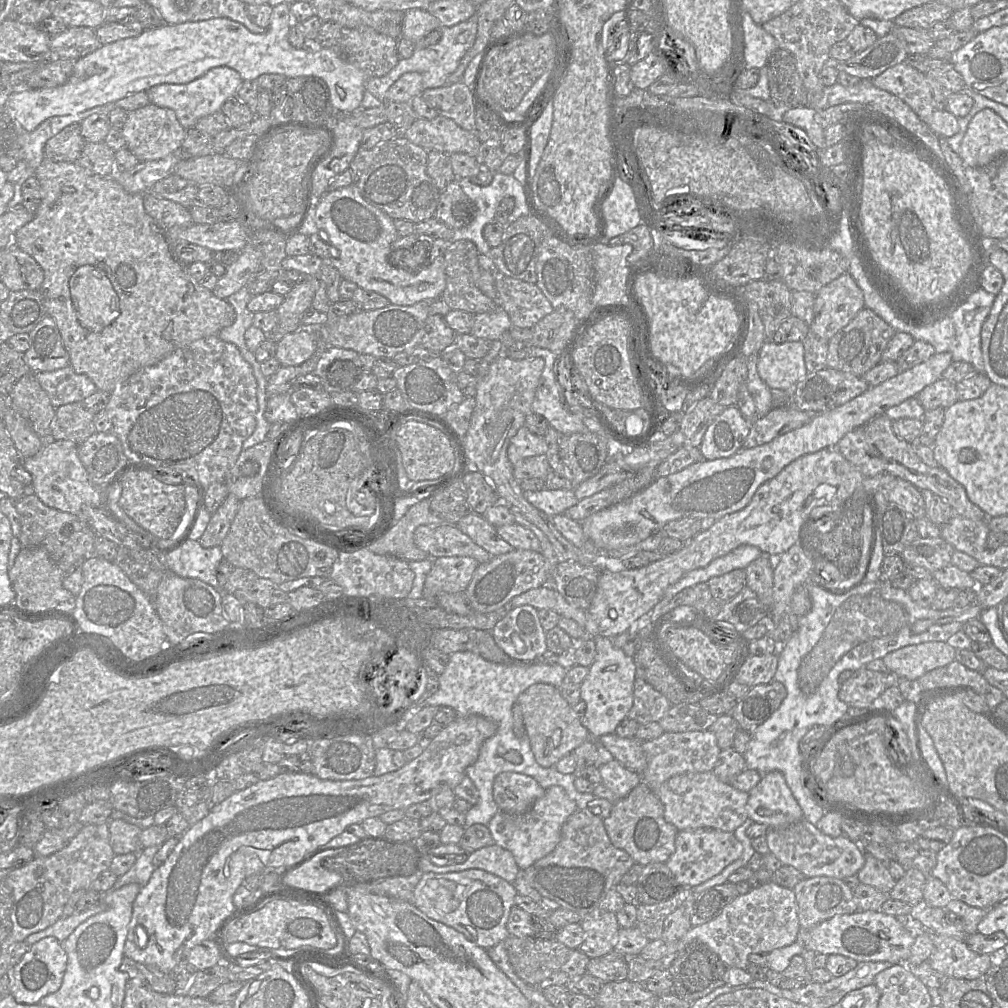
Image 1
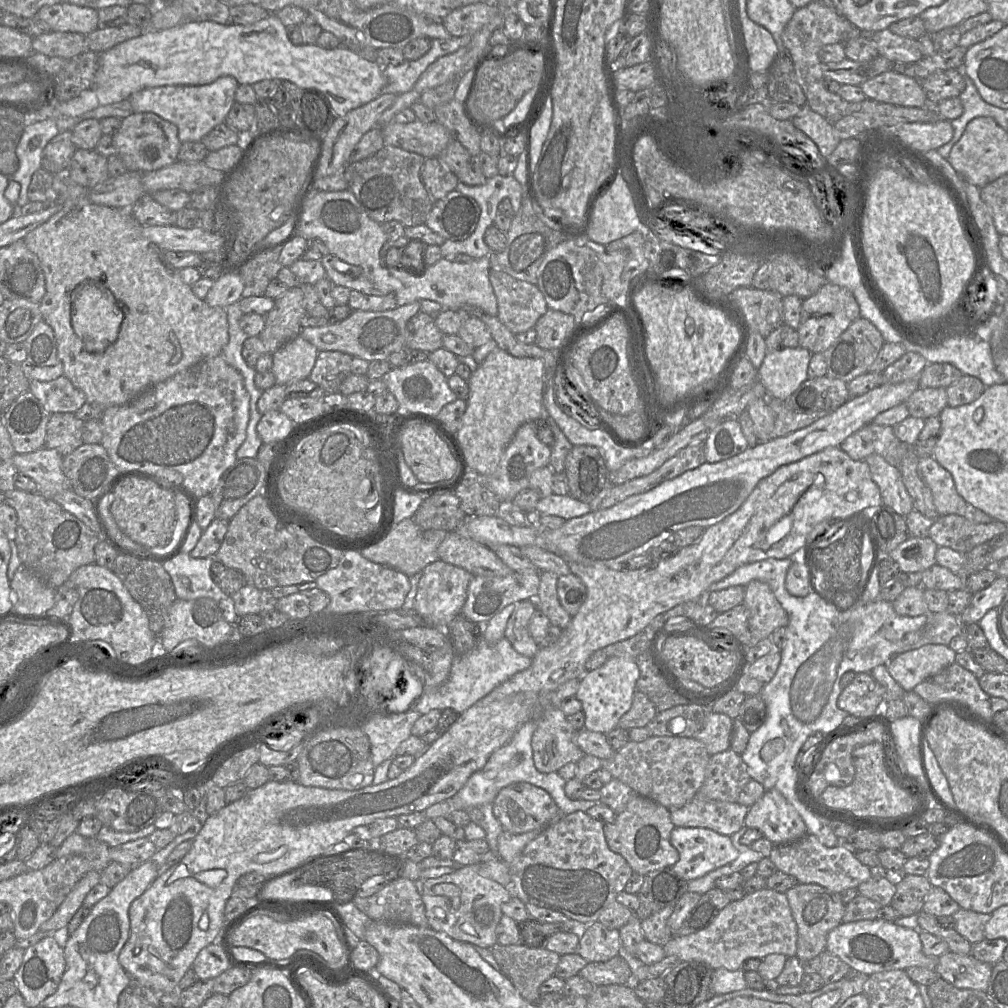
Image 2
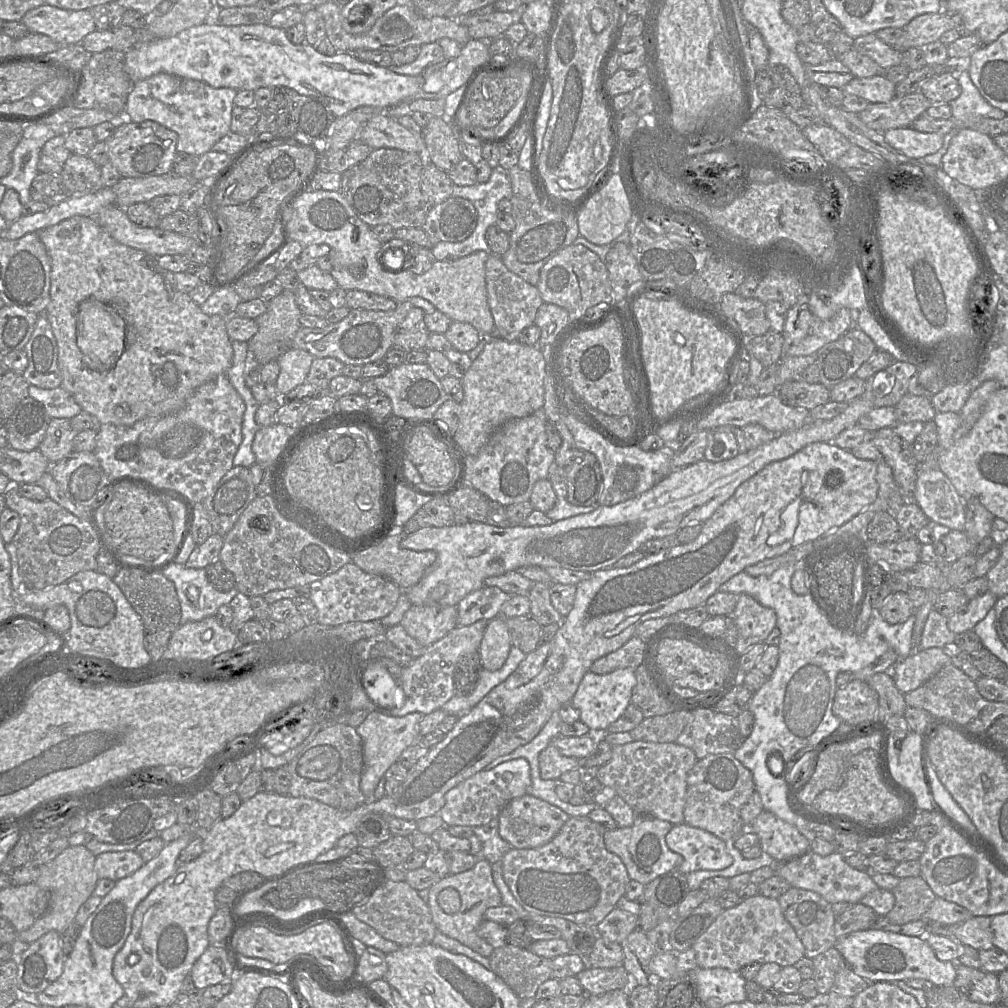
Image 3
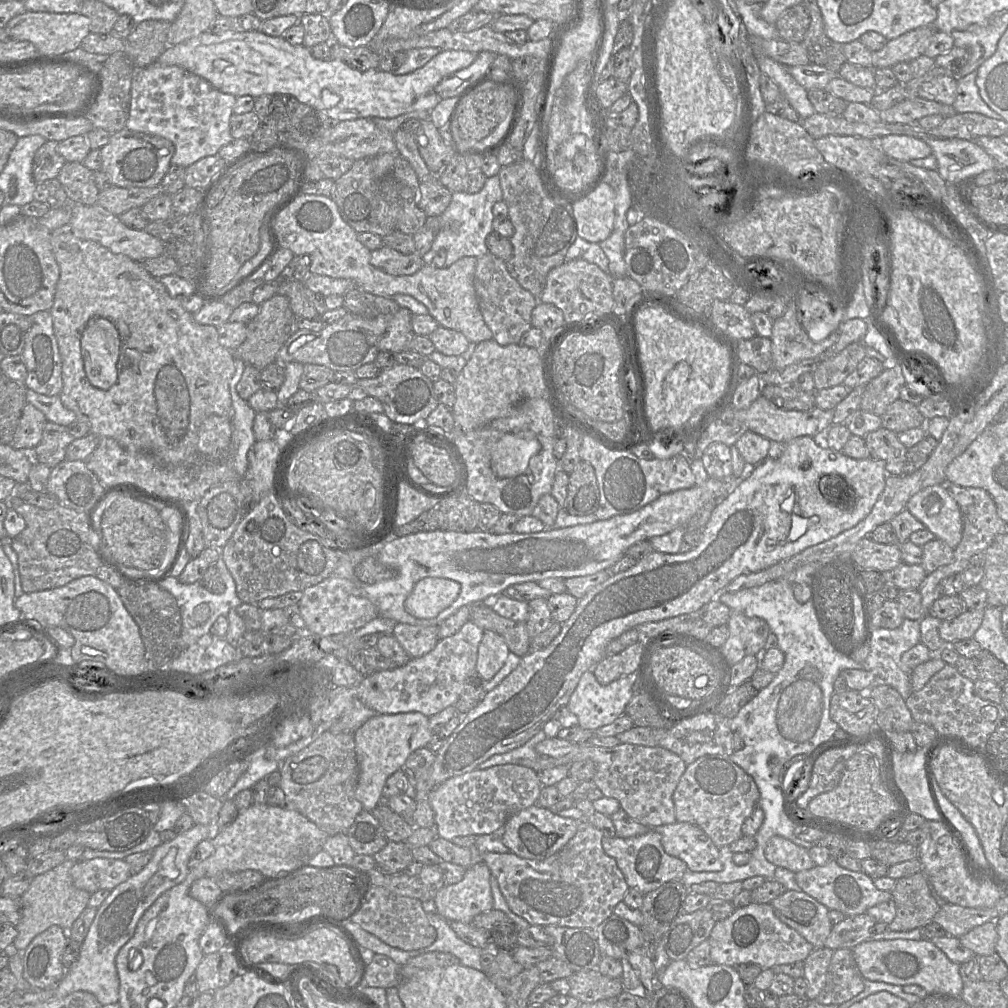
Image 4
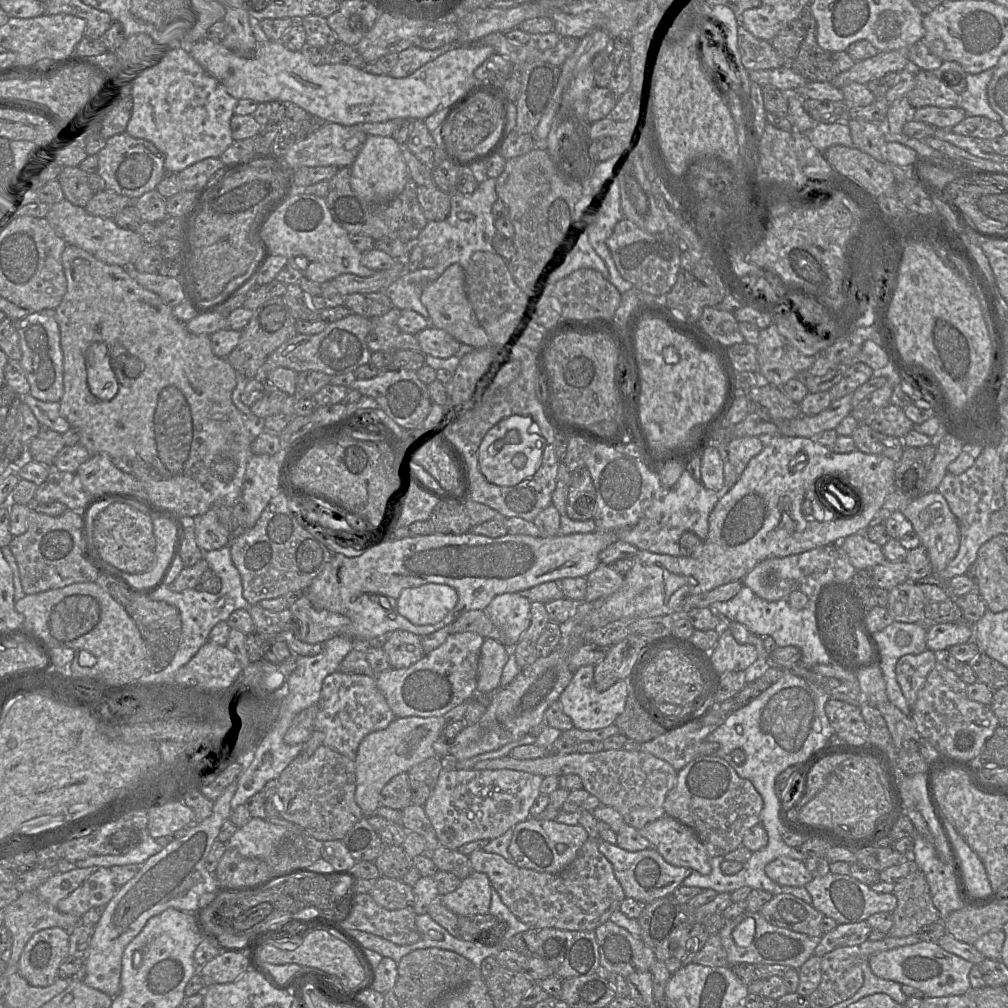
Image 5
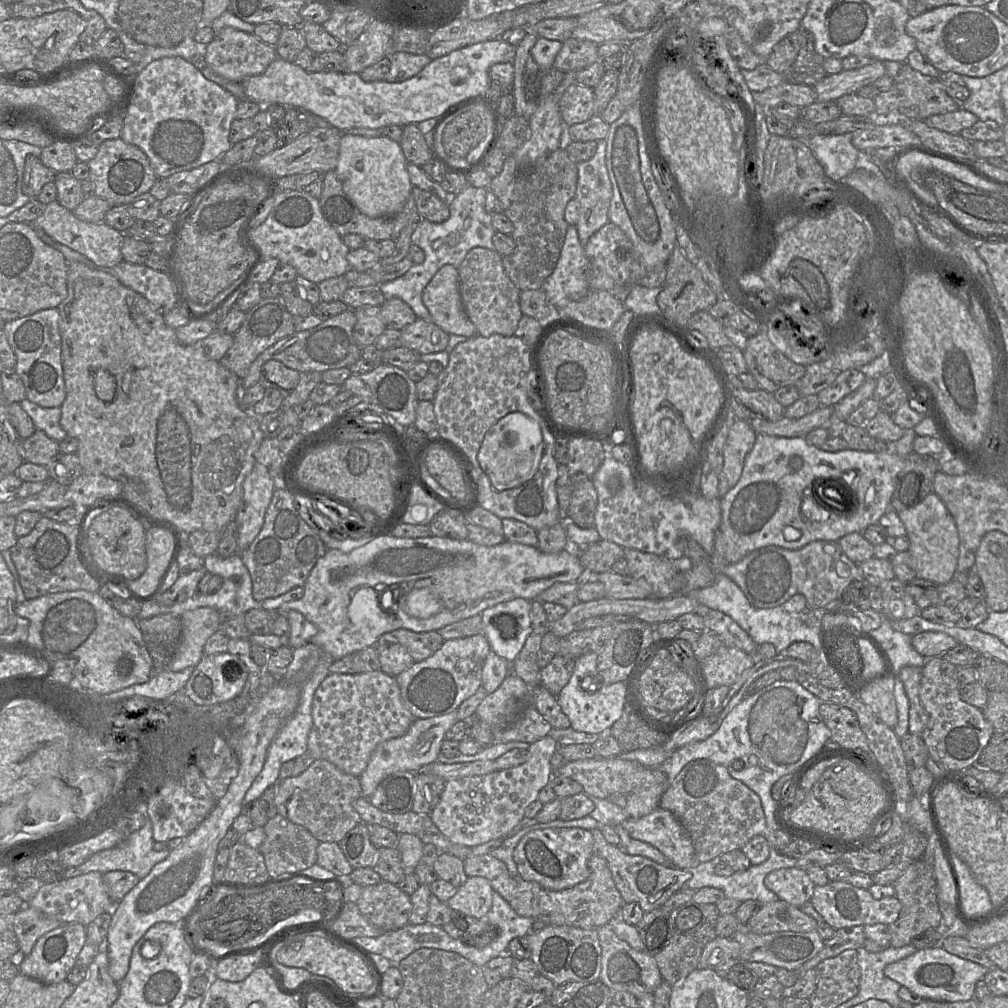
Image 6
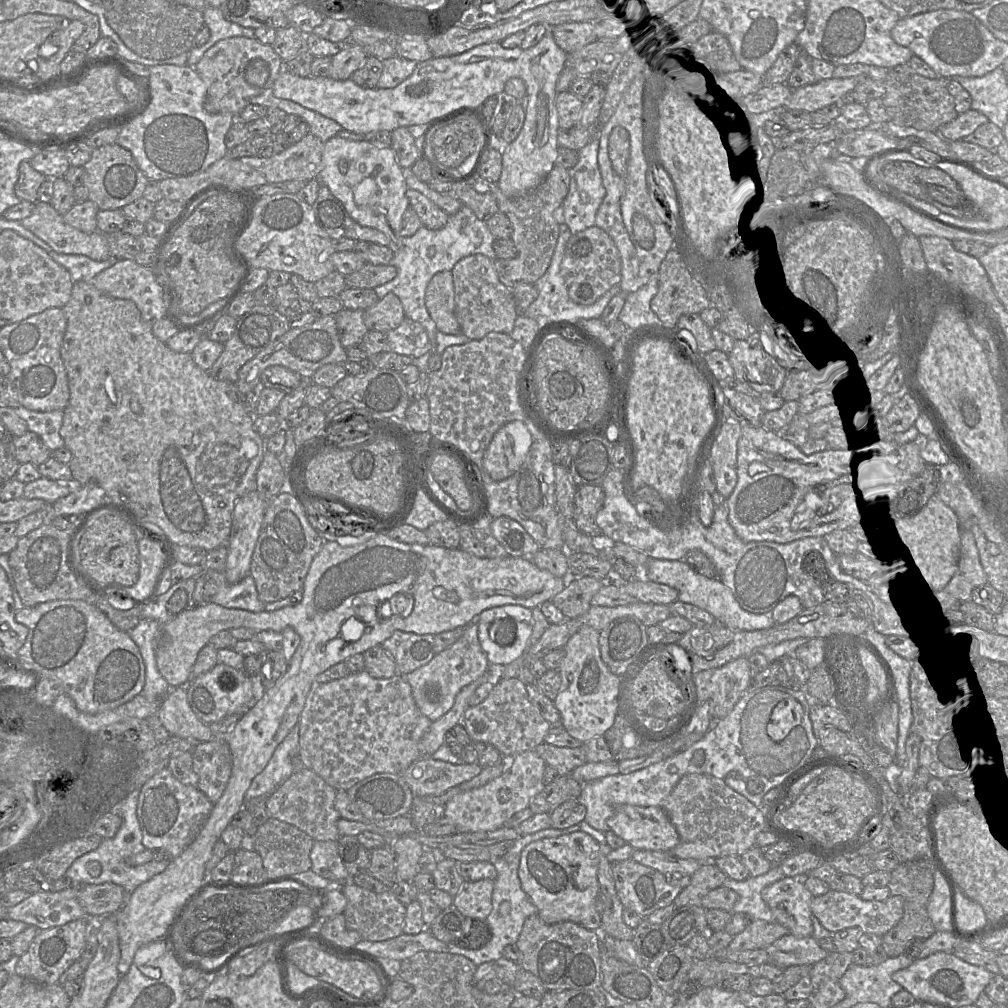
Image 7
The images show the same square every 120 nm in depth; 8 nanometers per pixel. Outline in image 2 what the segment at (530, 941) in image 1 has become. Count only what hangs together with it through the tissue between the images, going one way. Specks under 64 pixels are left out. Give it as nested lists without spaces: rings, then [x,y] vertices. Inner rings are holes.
[[[496,943],[491,952],[500,971],[512,982],[521,996],[535,1004],[540,986],[555,974],[560,955],[545,947],[531,948],[524,944]]]

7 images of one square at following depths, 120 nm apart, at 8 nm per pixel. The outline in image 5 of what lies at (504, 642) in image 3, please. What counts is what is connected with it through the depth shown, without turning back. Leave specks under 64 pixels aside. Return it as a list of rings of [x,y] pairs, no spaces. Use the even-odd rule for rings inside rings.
[[[486,638],[480,654],[476,694],[488,694],[499,687],[510,650],[500,641]]]

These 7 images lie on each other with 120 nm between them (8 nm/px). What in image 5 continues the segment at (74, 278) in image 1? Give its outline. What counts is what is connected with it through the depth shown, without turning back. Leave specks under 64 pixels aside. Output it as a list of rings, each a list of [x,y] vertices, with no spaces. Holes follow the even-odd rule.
[[[93,343],[86,352],[87,385],[99,399],[111,400],[118,392],[118,381],[111,367],[109,350],[104,343]]]

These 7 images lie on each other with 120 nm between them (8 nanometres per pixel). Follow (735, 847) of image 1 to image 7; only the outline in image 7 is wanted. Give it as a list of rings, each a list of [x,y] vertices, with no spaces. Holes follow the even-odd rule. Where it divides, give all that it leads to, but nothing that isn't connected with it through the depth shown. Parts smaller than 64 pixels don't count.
[[[620,805],[607,825],[634,850],[669,852],[679,843],[677,830],[661,807]]]

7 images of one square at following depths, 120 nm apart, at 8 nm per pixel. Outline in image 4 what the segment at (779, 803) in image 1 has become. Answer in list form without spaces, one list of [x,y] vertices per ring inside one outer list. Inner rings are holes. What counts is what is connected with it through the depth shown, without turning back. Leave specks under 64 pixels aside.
[[[779,835],[768,840],[765,857],[776,867],[786,868],[794,873],[815,866],[808,850]]]

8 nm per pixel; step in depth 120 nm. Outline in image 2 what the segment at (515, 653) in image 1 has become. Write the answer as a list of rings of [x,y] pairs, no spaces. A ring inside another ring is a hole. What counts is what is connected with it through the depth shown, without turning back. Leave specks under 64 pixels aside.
[[[527,599],[520,601],[508,619],[504,638],[520,654],[533,658],[540,645],[536,644],[528,630],[528,623],[536,610],[535,602]]]

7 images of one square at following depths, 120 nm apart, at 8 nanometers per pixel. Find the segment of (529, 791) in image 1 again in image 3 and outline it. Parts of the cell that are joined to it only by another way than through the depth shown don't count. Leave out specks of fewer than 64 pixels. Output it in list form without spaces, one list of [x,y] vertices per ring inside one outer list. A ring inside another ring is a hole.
[[[531,794],[511,800],[498,817],[499,834],[515,849],[538,848],[547,844],[570,818],[560,808]]]

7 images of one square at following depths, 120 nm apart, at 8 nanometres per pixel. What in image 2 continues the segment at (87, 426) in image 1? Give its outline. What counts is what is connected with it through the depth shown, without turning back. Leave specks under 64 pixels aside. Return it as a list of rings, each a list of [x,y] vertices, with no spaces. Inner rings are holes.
[[[52,413],[46,430],[45,448],[55,449],[63,457],[83,443],[83,421],[74,413]]]

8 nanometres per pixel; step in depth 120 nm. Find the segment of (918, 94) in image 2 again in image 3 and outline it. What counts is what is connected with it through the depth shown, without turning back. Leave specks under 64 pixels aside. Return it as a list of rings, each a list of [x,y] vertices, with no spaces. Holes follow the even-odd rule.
[[[883,74],[868,78],[853,78],[842,90],[846,94],[856,95],[870,103],[884,103],[892,100],[896,94],[896,84]]]

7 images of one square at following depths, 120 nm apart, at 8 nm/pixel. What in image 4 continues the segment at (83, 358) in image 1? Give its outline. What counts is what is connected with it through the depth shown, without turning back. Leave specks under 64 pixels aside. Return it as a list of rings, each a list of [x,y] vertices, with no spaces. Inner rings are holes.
[[[69,228],[51,232],[51,246],[60,269],[54,303],[50,309],[50,313],[53,319],[53,329],[61,359],[63,385],[59,396],[62,404],[76,414],[76,420],[88,423],[90,427],[89,434],[96,436],[98,439],[112,438],[128,451],[150,453],[166,464],[178,465],[179,463],[182,463],[196,451],[197,434],[202,422],[211,415],[230,416],[232,413],[229,383],[235,372],[235,357],[233,351],[224,348],[220,344],[216,327],[202,325],[196,322],[193,314],[182,307],[180,299],[170,296],[160,280],[150,275],[141,263],[138,263],[125,255],[115,254],[97,242],[79,239],[73,235]],[[95,317],[102,317],[110,320],[116,326],[120,335],[120,355],[116,366],[117,382],[108,390],[94,387],[88,379],[86,370],[84,370],[84,361],[80,345],[81,336],[88,321]]]

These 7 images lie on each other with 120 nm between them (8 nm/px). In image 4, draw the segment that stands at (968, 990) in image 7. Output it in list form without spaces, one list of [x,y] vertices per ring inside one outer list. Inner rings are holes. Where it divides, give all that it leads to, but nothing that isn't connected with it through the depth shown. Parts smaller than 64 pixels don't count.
[[[929,939],[867,940],[852,948],[852,953],[863,978],[893,985],[919,985],[928,994],[960,997],[963,979],[960,964],[951,961]]]

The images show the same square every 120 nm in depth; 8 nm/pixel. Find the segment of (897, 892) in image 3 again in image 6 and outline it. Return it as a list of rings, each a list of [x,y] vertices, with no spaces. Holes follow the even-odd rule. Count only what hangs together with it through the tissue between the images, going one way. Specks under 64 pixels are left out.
[[[919,859],[910,863],[894,882],[895,897],[901,902],[898,919],[890,924],[890,946],[900,948],[928,929],[939,927],[942,915],[938,907],[938,888],[933,866]]]

